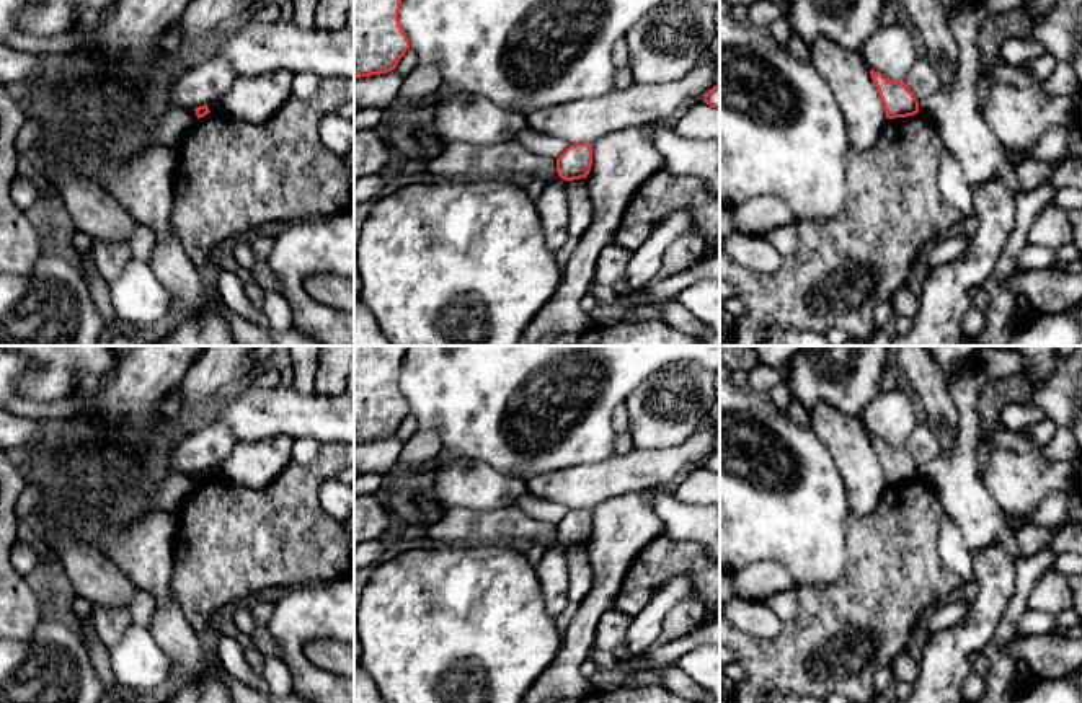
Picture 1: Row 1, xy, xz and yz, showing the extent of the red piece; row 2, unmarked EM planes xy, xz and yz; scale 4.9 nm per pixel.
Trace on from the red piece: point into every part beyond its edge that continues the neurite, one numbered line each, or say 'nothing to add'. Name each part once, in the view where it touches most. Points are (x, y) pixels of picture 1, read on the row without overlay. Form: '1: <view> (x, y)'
nothing to add

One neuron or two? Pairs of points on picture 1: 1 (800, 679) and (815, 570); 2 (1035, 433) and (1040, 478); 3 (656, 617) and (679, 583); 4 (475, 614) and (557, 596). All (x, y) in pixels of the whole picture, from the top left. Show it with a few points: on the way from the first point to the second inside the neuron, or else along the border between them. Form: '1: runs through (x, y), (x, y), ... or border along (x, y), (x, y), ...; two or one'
1: border along (846, 563), (846, 568), (828, 583), (797, 586); two
2: border along (1024, 429), (1042, 447); two
3: runs through (656, 609), (673, 591); one
4: border along (534, 566), (544, 607), (554, 618); two

